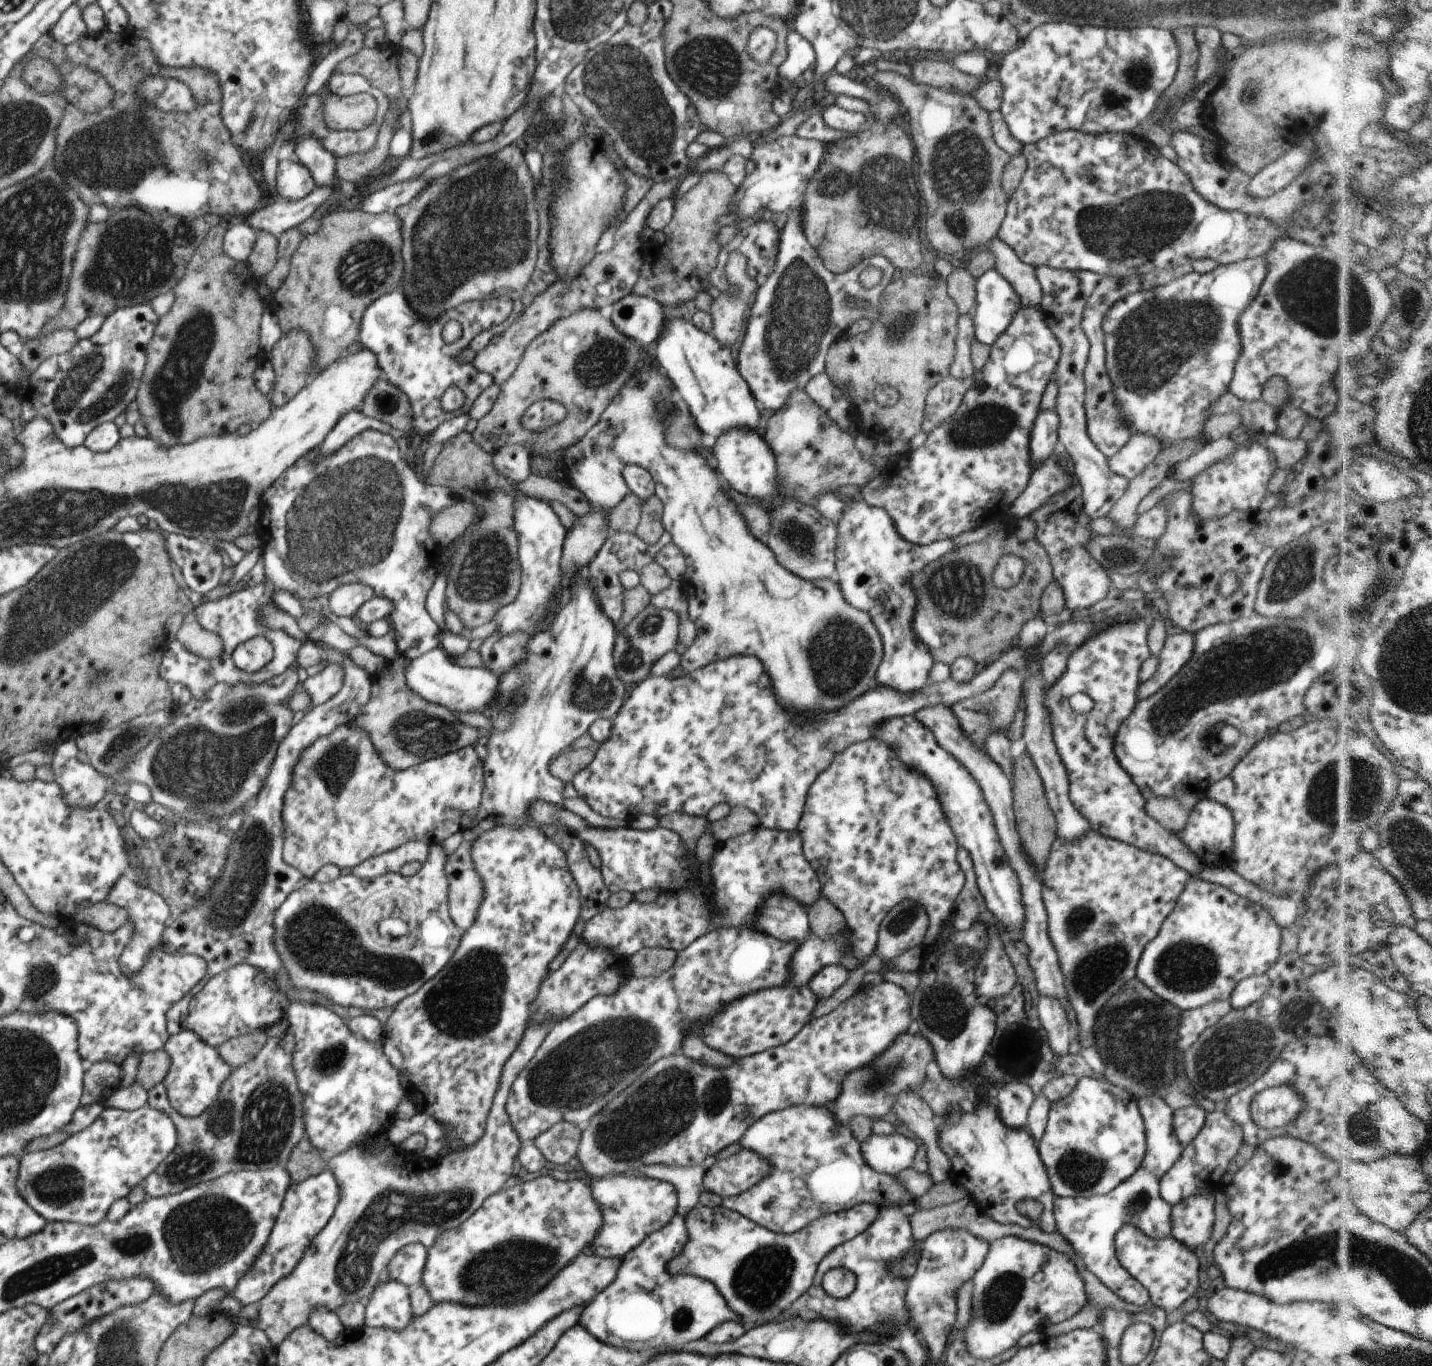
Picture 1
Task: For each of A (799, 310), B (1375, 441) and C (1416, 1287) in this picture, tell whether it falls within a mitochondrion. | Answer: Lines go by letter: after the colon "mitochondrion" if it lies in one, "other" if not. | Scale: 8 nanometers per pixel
A: mitochondrion
B: other
C: mitochondrion

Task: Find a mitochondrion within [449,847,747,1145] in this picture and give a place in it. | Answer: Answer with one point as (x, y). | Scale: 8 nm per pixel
(562, 1078)

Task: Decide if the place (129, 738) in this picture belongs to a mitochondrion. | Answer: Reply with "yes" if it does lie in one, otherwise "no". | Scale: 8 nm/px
yes

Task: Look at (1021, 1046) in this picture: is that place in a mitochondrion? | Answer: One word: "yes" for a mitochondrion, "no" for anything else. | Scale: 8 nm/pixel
yes

